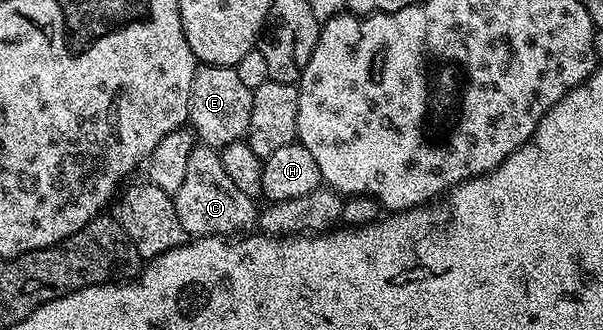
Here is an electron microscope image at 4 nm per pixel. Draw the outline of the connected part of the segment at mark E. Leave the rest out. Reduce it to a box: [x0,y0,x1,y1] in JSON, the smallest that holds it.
[188,65,253,151]

